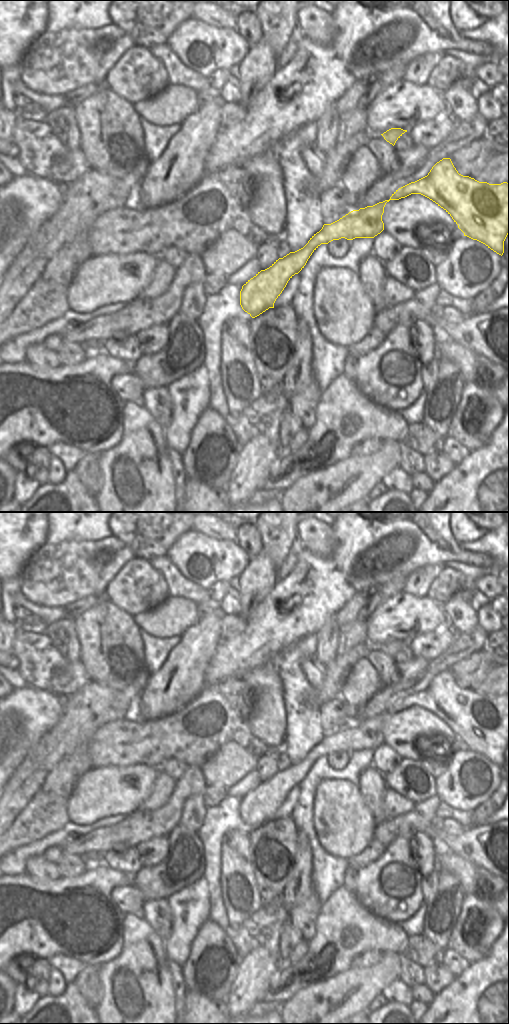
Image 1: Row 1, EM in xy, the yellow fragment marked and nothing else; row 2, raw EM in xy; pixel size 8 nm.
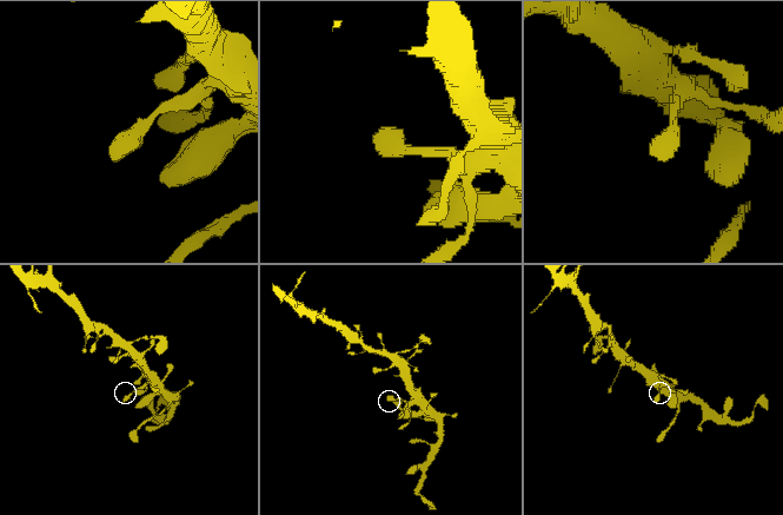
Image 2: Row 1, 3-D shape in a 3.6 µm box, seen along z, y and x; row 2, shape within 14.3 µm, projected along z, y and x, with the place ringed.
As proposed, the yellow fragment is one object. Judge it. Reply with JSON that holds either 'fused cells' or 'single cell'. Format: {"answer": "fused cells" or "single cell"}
{"answer": "single cell"}

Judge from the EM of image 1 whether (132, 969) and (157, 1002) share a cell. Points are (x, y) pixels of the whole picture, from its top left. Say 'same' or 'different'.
same

